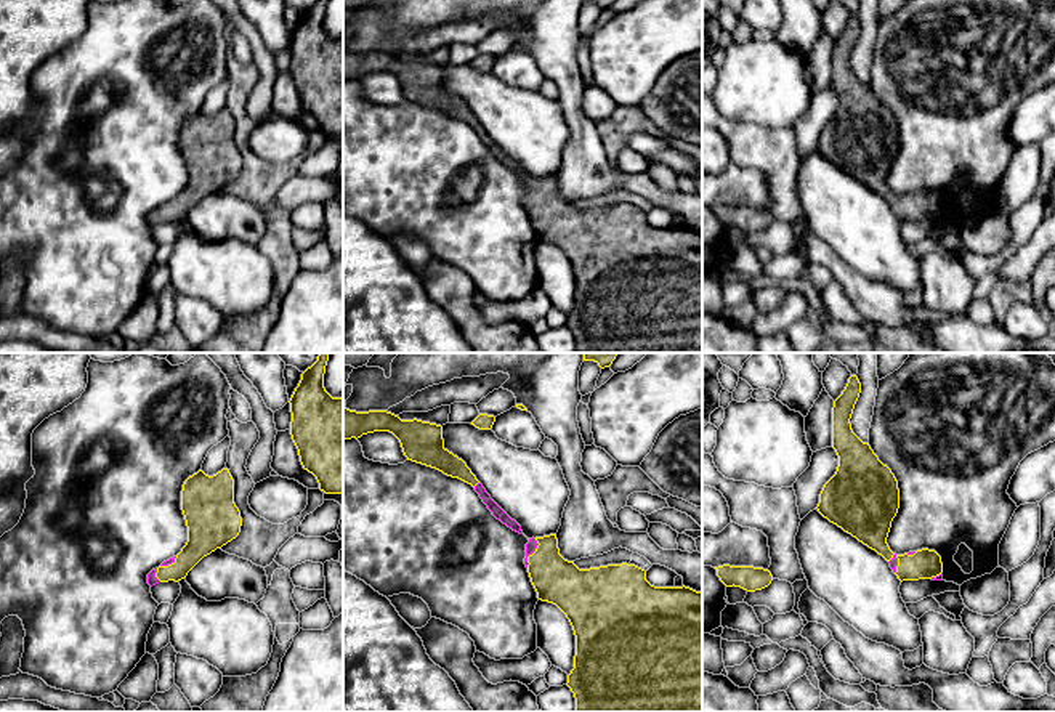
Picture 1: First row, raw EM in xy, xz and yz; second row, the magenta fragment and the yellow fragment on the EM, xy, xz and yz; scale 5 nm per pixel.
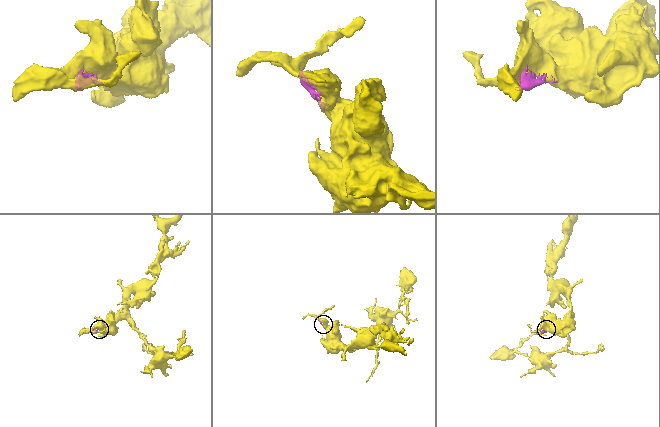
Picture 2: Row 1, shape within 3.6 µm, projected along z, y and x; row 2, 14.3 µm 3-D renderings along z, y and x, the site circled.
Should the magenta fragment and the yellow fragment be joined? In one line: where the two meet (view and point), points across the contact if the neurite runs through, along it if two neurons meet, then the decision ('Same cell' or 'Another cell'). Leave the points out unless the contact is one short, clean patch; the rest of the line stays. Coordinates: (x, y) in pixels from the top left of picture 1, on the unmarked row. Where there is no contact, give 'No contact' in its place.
Touches magenta at xz (531, 194). Same cell

